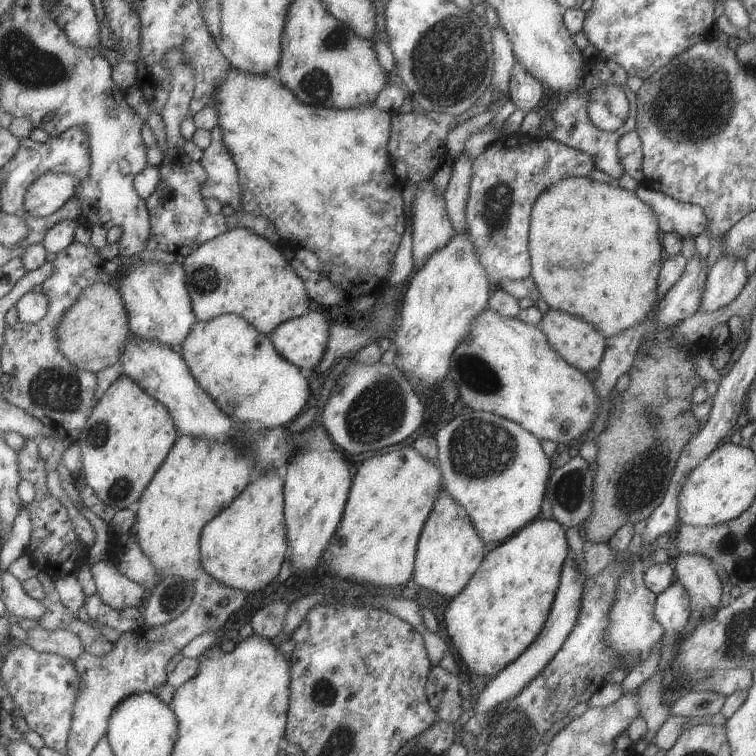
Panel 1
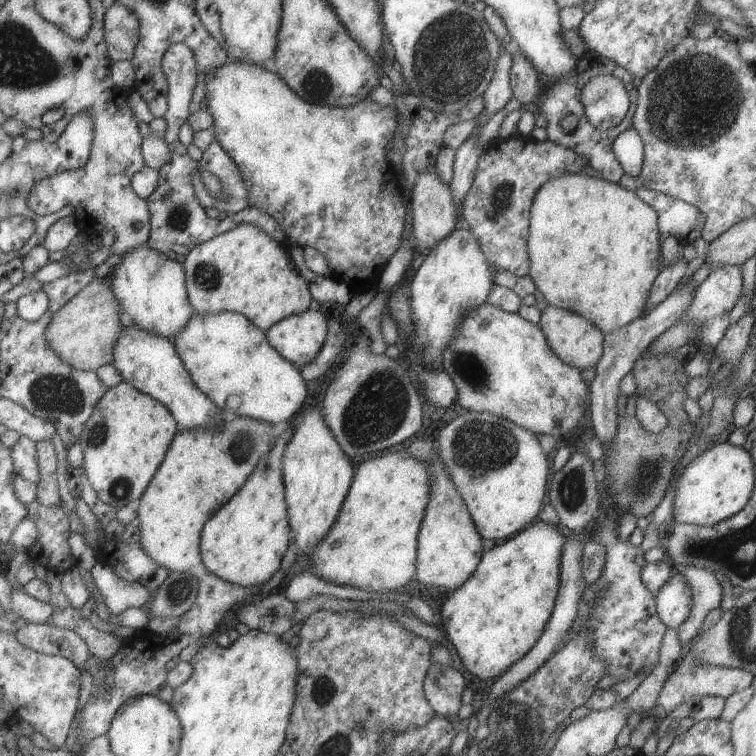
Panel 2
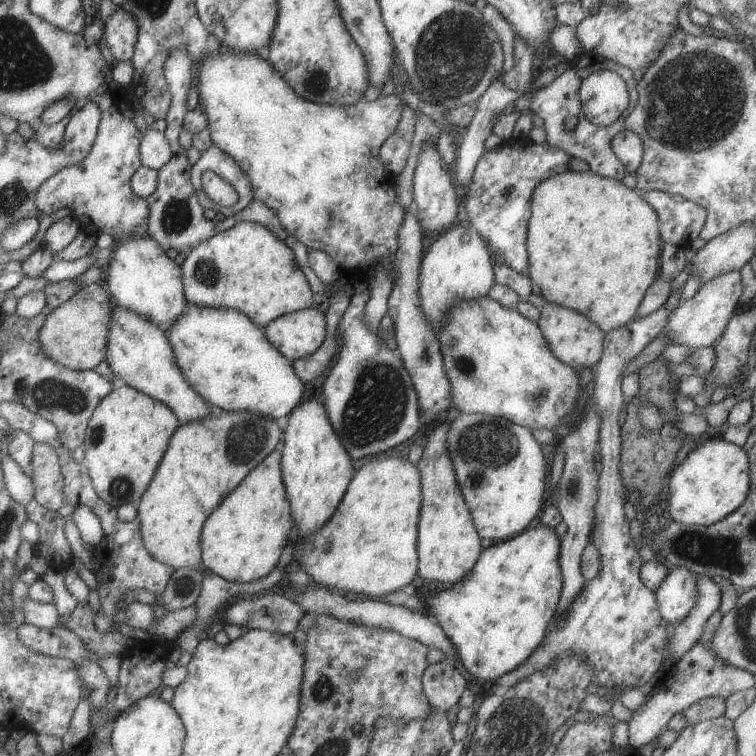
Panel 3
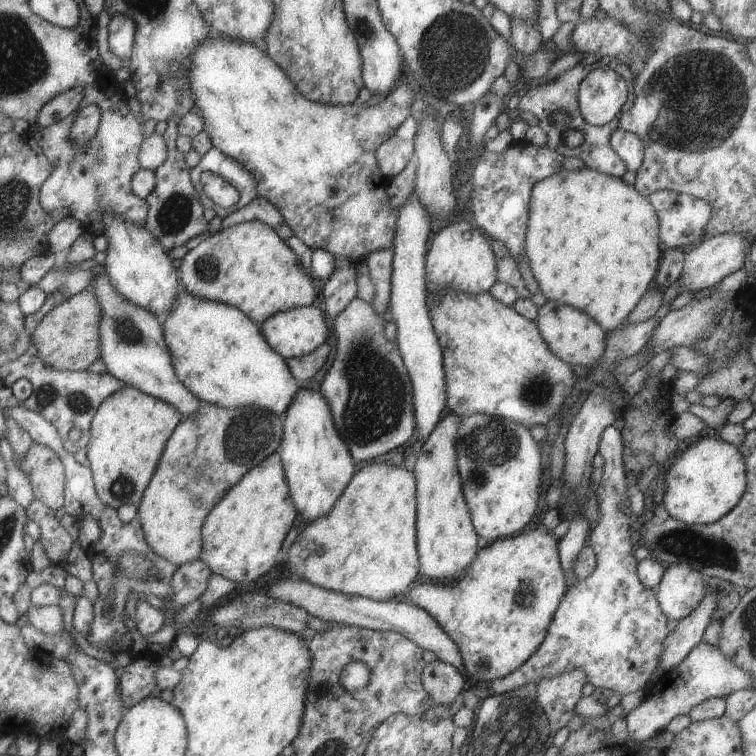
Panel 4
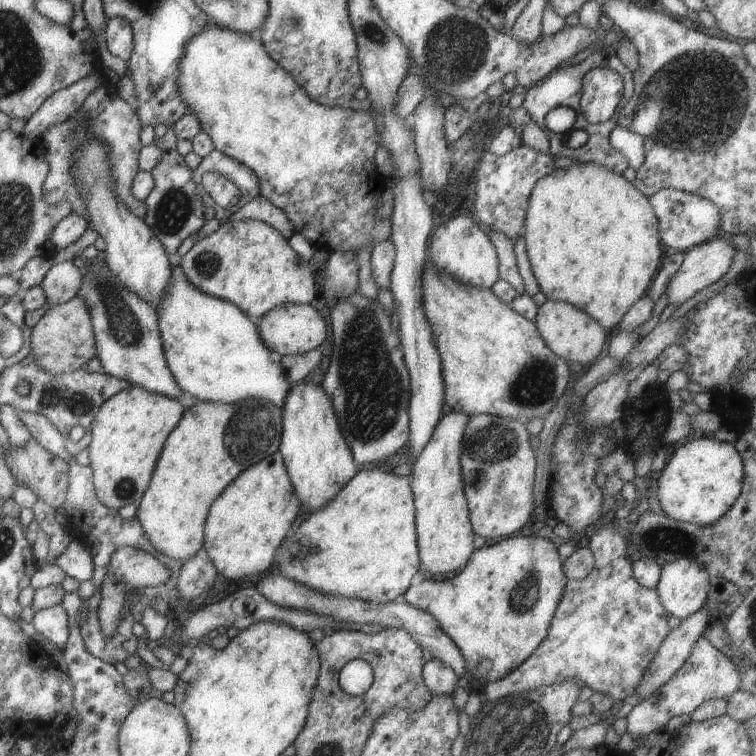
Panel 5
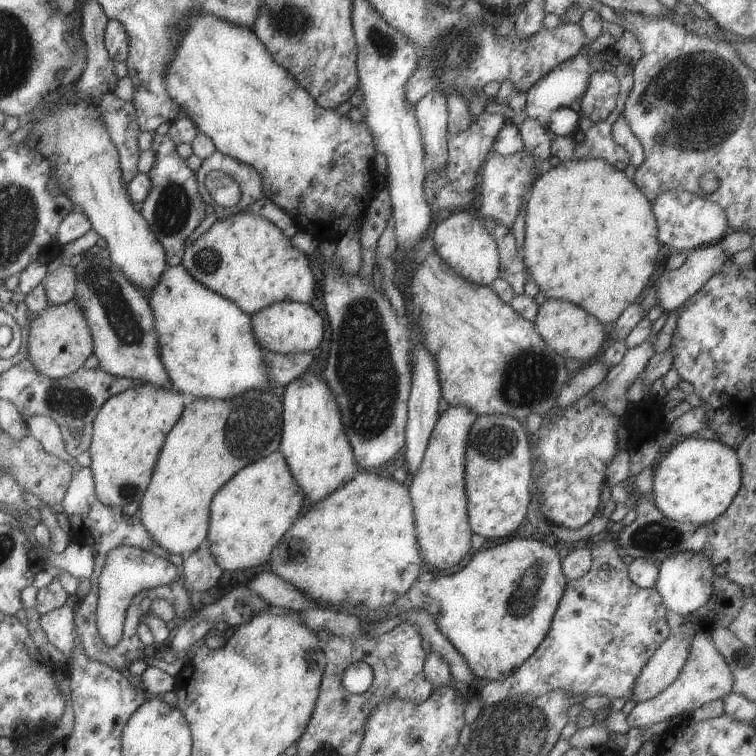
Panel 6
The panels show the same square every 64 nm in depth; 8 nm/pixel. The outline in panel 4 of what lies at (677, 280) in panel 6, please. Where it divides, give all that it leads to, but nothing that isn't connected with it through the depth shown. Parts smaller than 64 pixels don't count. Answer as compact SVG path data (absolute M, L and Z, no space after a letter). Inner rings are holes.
M721 233L712 237L703 238L697 247L690 247L685 250L684 263L679 275L679 294L685 292L701 291L703 288L711 287L724 276L740 269L745 254L754 241L741 233Z

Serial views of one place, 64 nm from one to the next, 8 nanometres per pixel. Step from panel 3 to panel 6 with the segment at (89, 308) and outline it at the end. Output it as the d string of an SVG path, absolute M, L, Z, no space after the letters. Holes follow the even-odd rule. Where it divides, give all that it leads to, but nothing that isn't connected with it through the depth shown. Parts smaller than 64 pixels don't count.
M75 300L60 305L47 304L30 320L26 353L33 368L53 380L66 377L82 366L92 354L92 340L84 314Z

